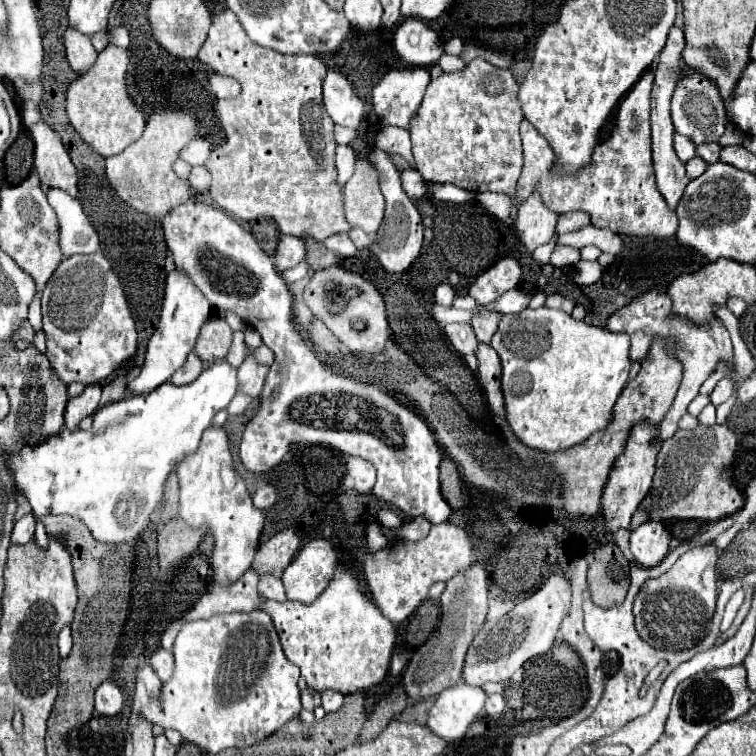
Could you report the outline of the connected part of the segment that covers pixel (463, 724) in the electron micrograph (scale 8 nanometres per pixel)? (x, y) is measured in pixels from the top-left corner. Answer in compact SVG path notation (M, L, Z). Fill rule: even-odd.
M460 682L436 698L428 716L428 728L446 742L454 742L466 734L468 726L482 712L484 702L486 692L482 688Z

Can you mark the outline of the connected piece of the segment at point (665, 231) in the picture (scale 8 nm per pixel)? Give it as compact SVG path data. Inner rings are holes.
M646 70L642 78L632 86L618 106L616 126L612 134L594 146L590 166L584 166L578 174L556 174L556 154L538 134L538 130L522 120L520 134L524 146L524 168L516 186L514 198L508 194L482 192L476 200L498 220L508 220L512 208L518 208L532 192L538 190L542 202L556 214L570 210L584 210L590 214L596 228L610 228L616 234L628 236L656 236L668 238L676 234L678 218L676 212L666 206L660 190L656 188L654 168L652 168L652 148L650 148L650 92L652 92L654 72Z

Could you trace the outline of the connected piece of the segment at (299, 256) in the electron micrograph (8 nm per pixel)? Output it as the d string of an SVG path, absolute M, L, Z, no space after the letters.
M280 236L272 262L274 262L274 268L278 272L282 272L282 270L288 270L288 268L296 266L298 262L302 262L304 256L306 256L306 246L304 246L302 238Z

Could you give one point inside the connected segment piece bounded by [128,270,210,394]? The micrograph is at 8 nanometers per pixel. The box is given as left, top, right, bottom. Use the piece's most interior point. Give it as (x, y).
(185, 309)

